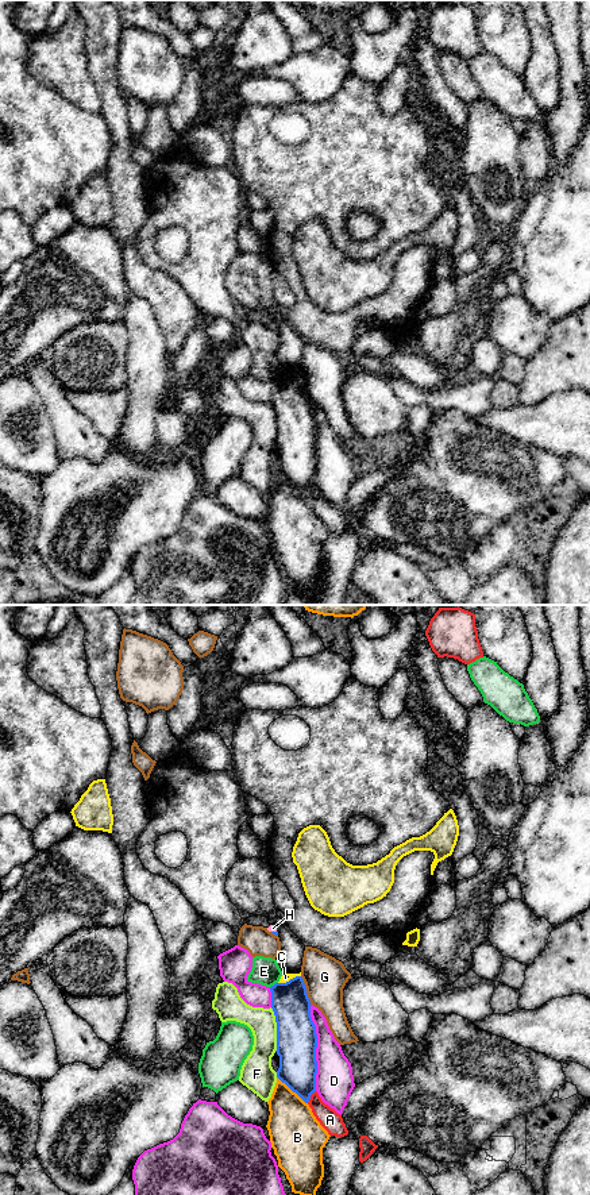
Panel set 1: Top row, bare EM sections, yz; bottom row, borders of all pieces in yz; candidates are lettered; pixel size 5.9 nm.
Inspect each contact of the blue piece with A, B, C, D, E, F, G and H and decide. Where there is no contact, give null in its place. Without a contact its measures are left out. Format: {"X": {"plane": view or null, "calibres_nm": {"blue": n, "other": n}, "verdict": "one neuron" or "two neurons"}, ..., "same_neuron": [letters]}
{"A": {"plane": "yz", "calibres_nm": {"blue": 220, "other": 120}, "verdict": "two neurons"}, "B": {"plane": "yz", "calibres_nm": {"blue": 220, "other": 300}, "verdict": "two neurons"}, "C": {"plane": "yz", "calibres_nm": {"blue": 220, "other": 50}, "verdict": "two neurons"}, "D": {"plane": "yz", "calibres_nm": {"blue": 240, "other": 220}, "verdict": "two neurons"}, "E": {"plane": "yz", "calibres_nm": {"blue": 220, "other": 170}, "verdict": "two neurons"}, "F": {"plane": "yz", "calibres_nm": {"blue": 240, "other": 160}, "verdict": "two neurons"}, "G": {"plane": "yz", "calibres_nm": {"blue": 240, "other": 260}, "verdict": "two neurons"}, "H": {"plane": "yz", "calibres_nm": {"blue": 20, "other": 50}, "verdict": "one neuron"}, "same_neuron": ["H"]}

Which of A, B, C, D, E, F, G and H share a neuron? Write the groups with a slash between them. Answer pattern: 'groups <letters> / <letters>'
groups A / B / C / D / E / F / G / H

